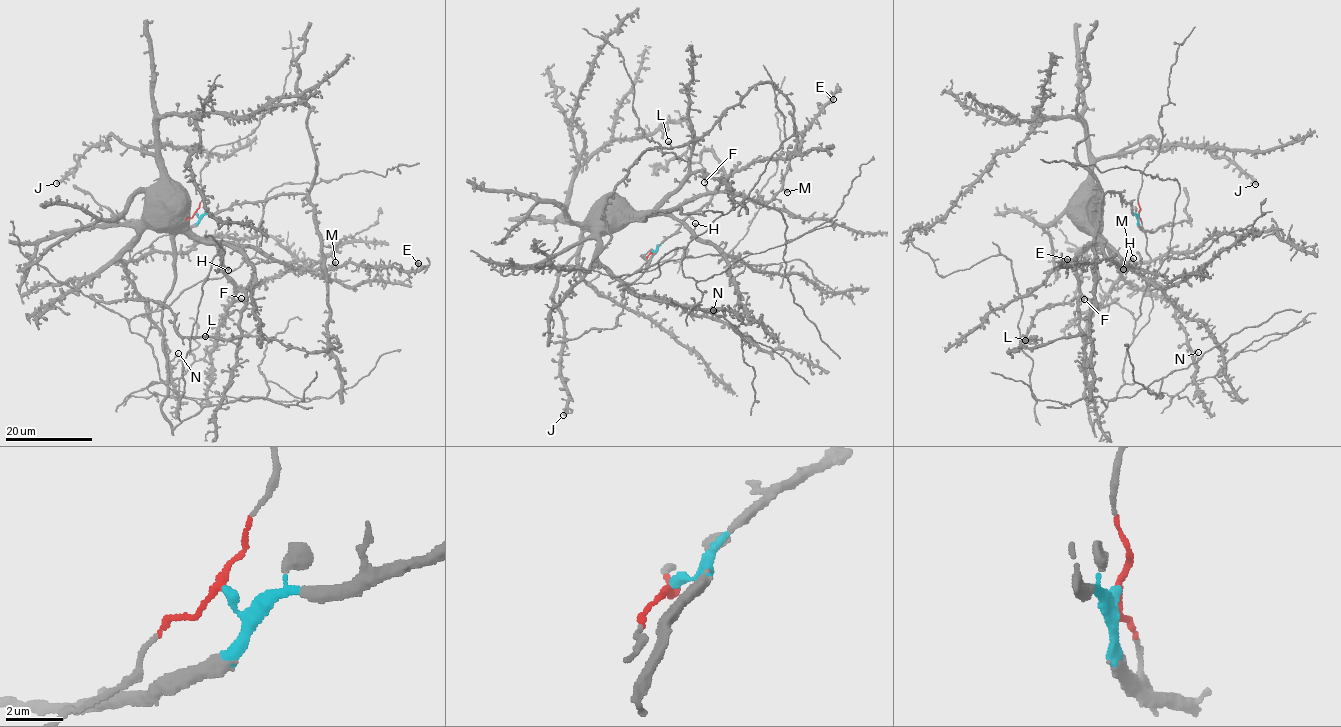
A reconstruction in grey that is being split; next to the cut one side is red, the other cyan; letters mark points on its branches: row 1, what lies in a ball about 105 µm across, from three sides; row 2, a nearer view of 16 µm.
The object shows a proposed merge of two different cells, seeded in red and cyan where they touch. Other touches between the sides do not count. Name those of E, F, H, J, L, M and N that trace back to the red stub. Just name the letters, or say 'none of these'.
E, F, H, J, M, N

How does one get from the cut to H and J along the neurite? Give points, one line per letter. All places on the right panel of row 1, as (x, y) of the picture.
H: (1138, 213), (1150, 257), (1146, 277), (1115, 260), (1095, 231), (1102, 230), (1097, 236), (1126, 265), (1122, 270)
J: (1138, 213), (1143, 277), (1099, 232), (1092, 180), (1097, 161), (1146, 138), (1205, 146), (1255, 184)

